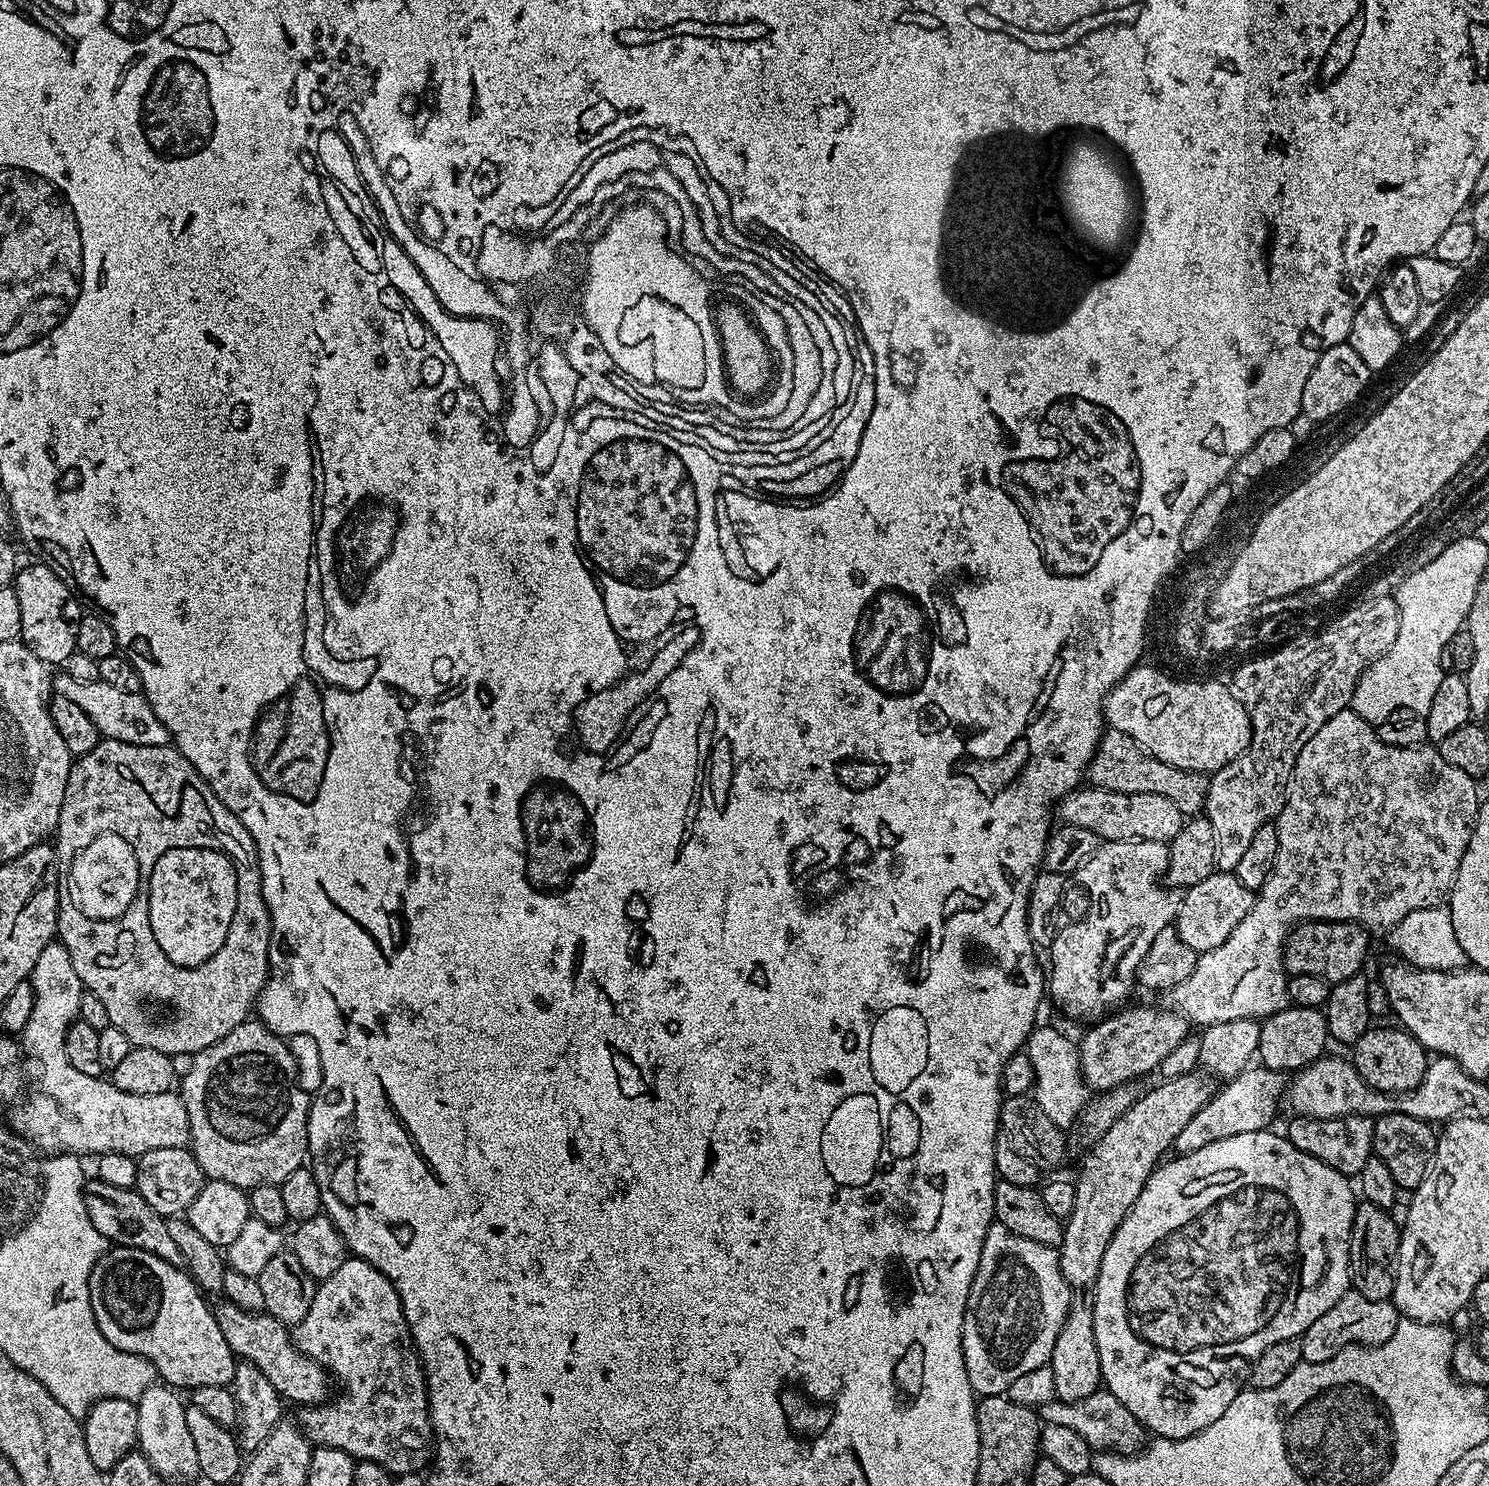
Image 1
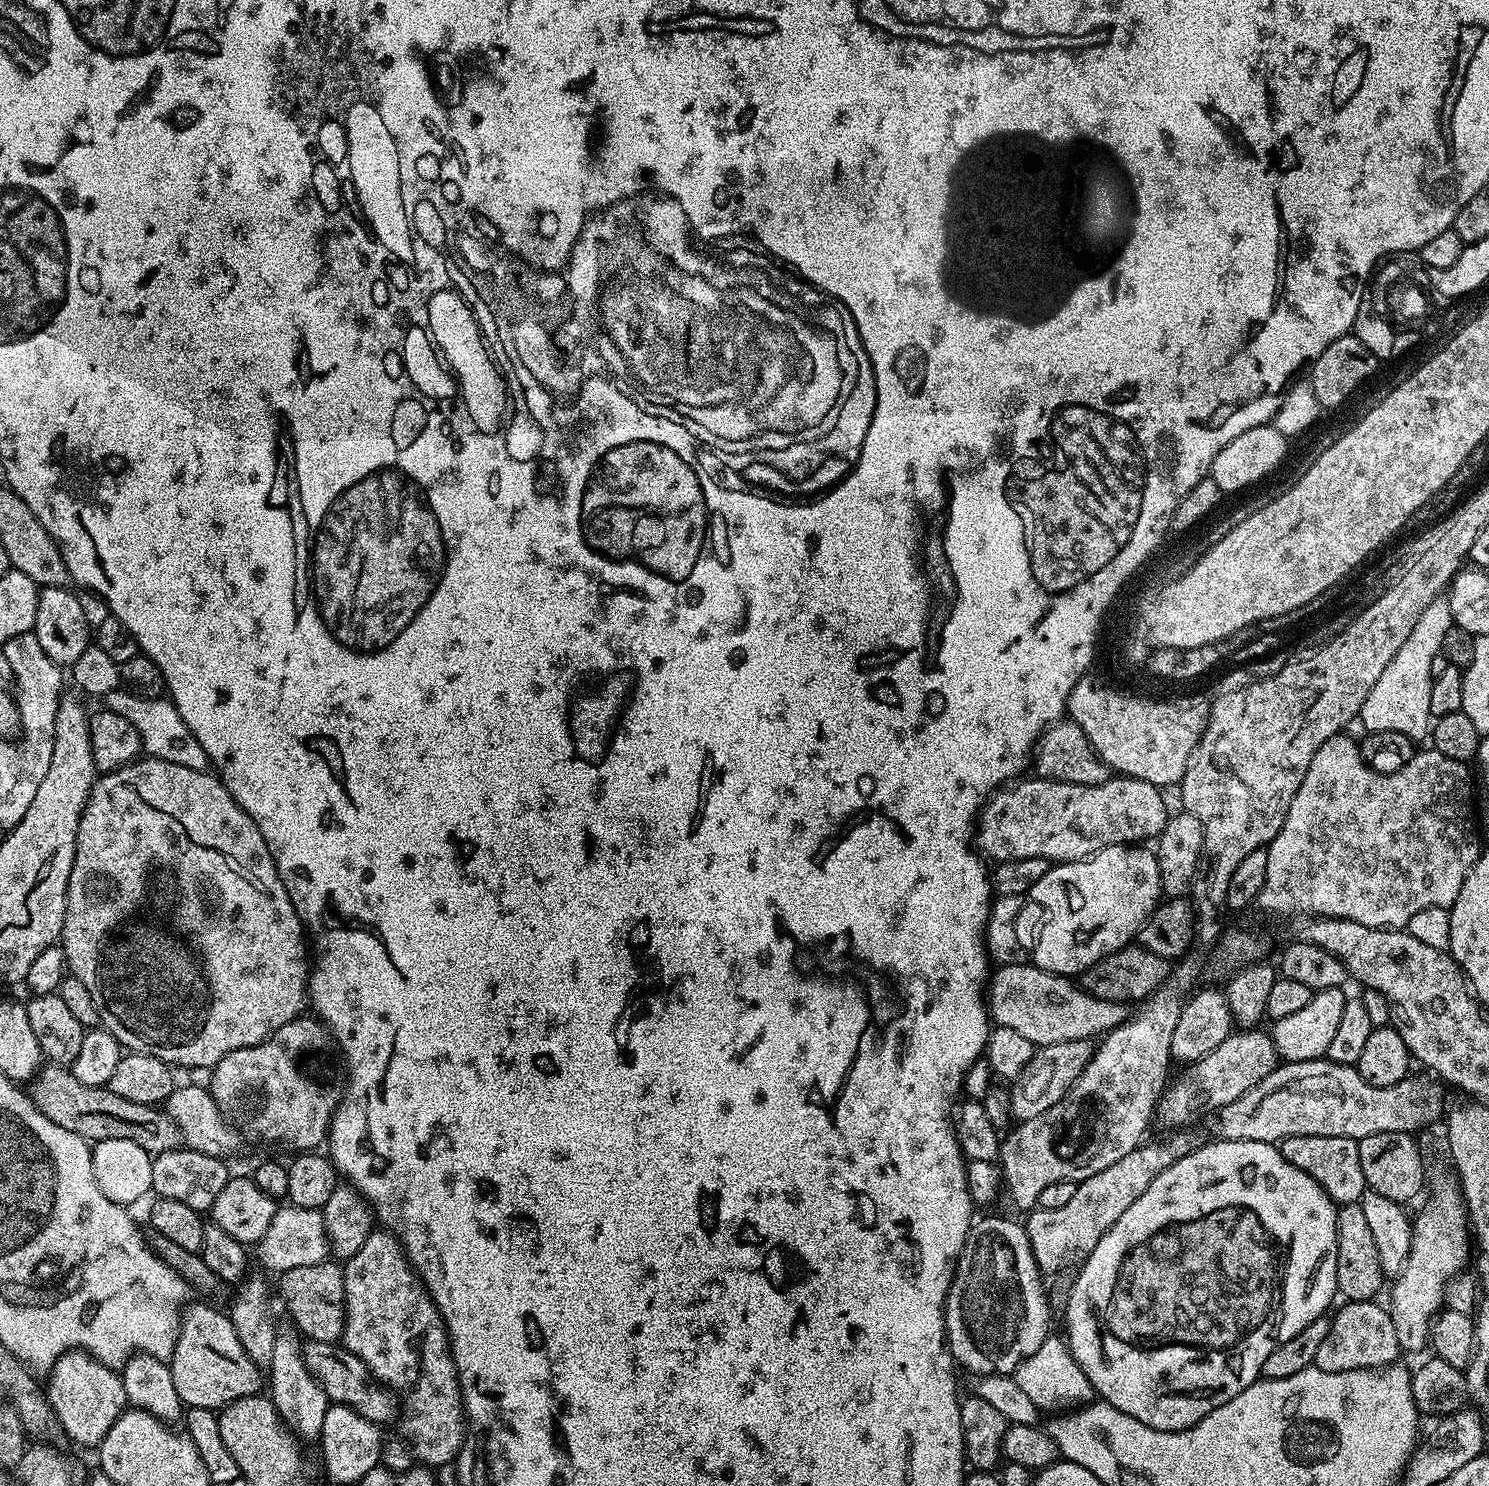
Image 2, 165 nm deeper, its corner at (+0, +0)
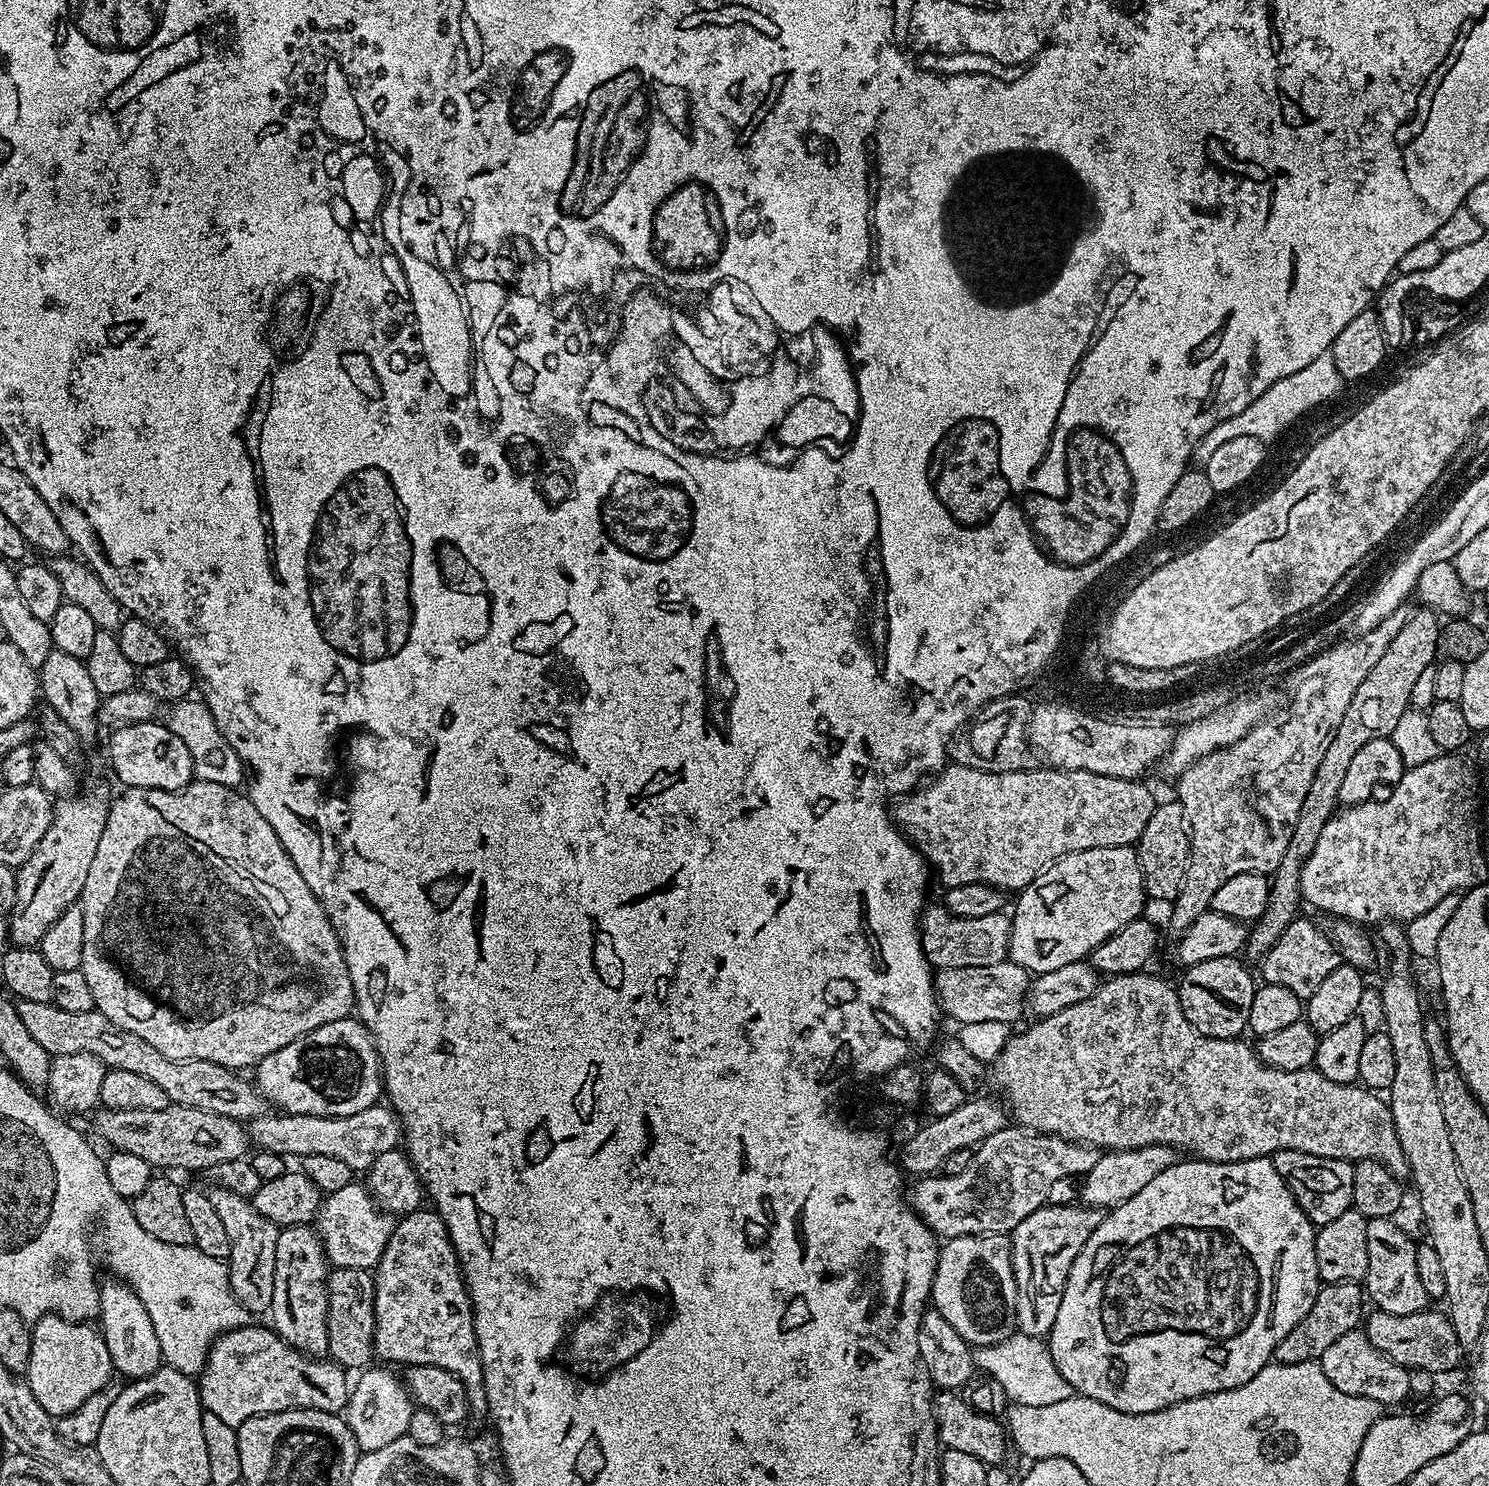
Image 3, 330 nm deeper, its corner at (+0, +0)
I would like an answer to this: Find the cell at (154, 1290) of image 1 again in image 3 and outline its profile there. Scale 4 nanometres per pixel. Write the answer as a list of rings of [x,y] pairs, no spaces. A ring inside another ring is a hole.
[[[255,1322],[243,1328],[235,1328],[222,1332],[212,1344],[208,1352],[208,1361],[198,1377],[200,1389],[200,1406],[210,1414],[218,1414],[226,1426],[237,1428],[246,1422],[246,1418],[254,1418],[262,1414],[274,1414],[282,1410],[295,1408],[313,1408],[323,1412],[343,1413],[348,1405],[350,1391],[350,1376],[339,1364],[328,1358],[305,1356],[296,1348],[291,1348],[271,1327],[259,1328]]]

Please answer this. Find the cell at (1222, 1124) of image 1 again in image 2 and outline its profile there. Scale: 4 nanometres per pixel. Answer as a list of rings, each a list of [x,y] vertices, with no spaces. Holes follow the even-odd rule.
[[[1180,1136],[1169,1144],[1145,1142],[1130,1150],[1130,1154],[1118,1162],[1106,1166],[1106,1170],[1079,1181],[1074,1190],[1074,1198],[1070,1198],[1066,1206],[1058,1206],[1058,1210],[1037,1207],[1029,1211],[1024,1229],[1041,1273],[1045,1277],[1056,1276],[1059,1272],[1066,1271],[1071,1264],[1079,1265],[1092,1253],[1094,1246],[1098,1246],[1102,1234],[1106,1234],[1106,1230],[1110,1230],[1110,1226],[1114,1226],[1114,1222],[1118,1222],[1118,1218],[1122,1218],[1122,1214],[1126,1214],[1130,1205],[1145,1192],[1146,1186],[1150,1186],[1150,1182],[1154,1182],[1162,1170],[1186,1158],[1186,1154],[1199,1148],[1201,1143],[1201,1137],[1196,1136]]]

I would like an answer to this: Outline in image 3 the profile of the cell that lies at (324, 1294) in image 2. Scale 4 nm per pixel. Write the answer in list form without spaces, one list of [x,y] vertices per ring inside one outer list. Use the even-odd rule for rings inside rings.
[[[332,1268],[328,1273],[328,1356],[345,1370],[363,1370],[374,1360],[374,1290],[376,1281],[366,1268]]]

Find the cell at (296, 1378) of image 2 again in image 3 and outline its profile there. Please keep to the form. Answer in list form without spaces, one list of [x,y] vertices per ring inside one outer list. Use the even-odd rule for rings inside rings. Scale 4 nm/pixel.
[[[299,1224],[293,1228],[281,1228],[278,1234],[278,1251],[274,1254],[274,1298],[272,1299],[272,1307],[270,1309],[270,1327],[272,1331],[279,1334],[291,1348],[296,1348],[299,1352],[303,1352],[305,1356],[314,1356],[324,1358],[328,1356],[328,1273],[330,1265],[324,1254],[324,1245],[320,1242],[320,1233],[315,1227]]]

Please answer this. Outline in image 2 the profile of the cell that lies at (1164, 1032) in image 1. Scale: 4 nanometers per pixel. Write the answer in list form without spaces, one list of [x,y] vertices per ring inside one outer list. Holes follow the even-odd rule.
[[[1071,1040],[1070,1042],[1054,1042],[1045,1048],[1037,1047],[1033,1051],[1030,1062],[1016,1080],[1011,1081],[1008,1093],[1008,1105],[1012,1111],[1012,1120],[1023,1122],[1030,1118],[1038,1118],[1045,1110],[1050,1110],[1074,1086],[1078,1074],[1090,1062],[1094,1044],[1092,1040]]]

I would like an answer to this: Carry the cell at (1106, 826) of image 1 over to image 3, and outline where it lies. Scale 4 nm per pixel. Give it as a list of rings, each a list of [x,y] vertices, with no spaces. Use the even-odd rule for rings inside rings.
[[[955,762],[939,769],[927,782],[921,783],[915,790],[907,793],[895,805],[894,819],[896,827],[912,841],[914,847],[920,851],[921,856],[928,861],[931,871],[940,875],[940,880],[944,883],[945,889],[954,886],[966,886],[970,883],[989,884],[999,888],[1008,894],[1019,893],[1021,888],[1025,888],[1038,874],[1042,874],[1055,860],[1061,860],[1064,856],[1069,856],[1082,850],[1094,850],[1095,848],[1127,848],[1135,845],[1140,839],[1142,830],[1146,830],[1146,822],[1150,822],[1150,814],[1154,814],[1158,803],[1157,797],[1152,797],[1150,789],[1140,780],[1127,780],[1126,778],[1110,778],[1102,774],[1093,772],[1083,772],[1082,770],[1070,770],[1065,772],[1059,768],[1051,766],[1041,767],[1041,772],[1037,770],[1025,770],[1022,772],[983,772],[974,770],[970,766],[962,766]]]

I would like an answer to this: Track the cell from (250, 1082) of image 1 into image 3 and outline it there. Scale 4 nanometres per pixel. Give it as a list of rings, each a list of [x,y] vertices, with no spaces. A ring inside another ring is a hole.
[[[359,1019],[326,1022],[302,1038],[274,1050],[255,1065],[254,1083],[269,1105],[277,1104],[281,1113],[345,1116],[377,1107],[382,1096],[380,1056],[372,1035]]]

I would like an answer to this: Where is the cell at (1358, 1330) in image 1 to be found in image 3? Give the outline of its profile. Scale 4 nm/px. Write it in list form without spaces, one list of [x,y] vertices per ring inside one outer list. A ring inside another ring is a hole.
[[[1363,1330],[1342,1334],[1342,1338],[1338,1338],[1338,1342],[1334,1342],[1334,1346],[1330,1346],[1330,1350],[1320,1356],[1318,1363],[1326,1378],[1331,1384],[1338,1386],[1342,1394],[1370,1398],[1382,1406],[1400,1404],[1410,1396],[1409,1369],[1382,1355]]]

